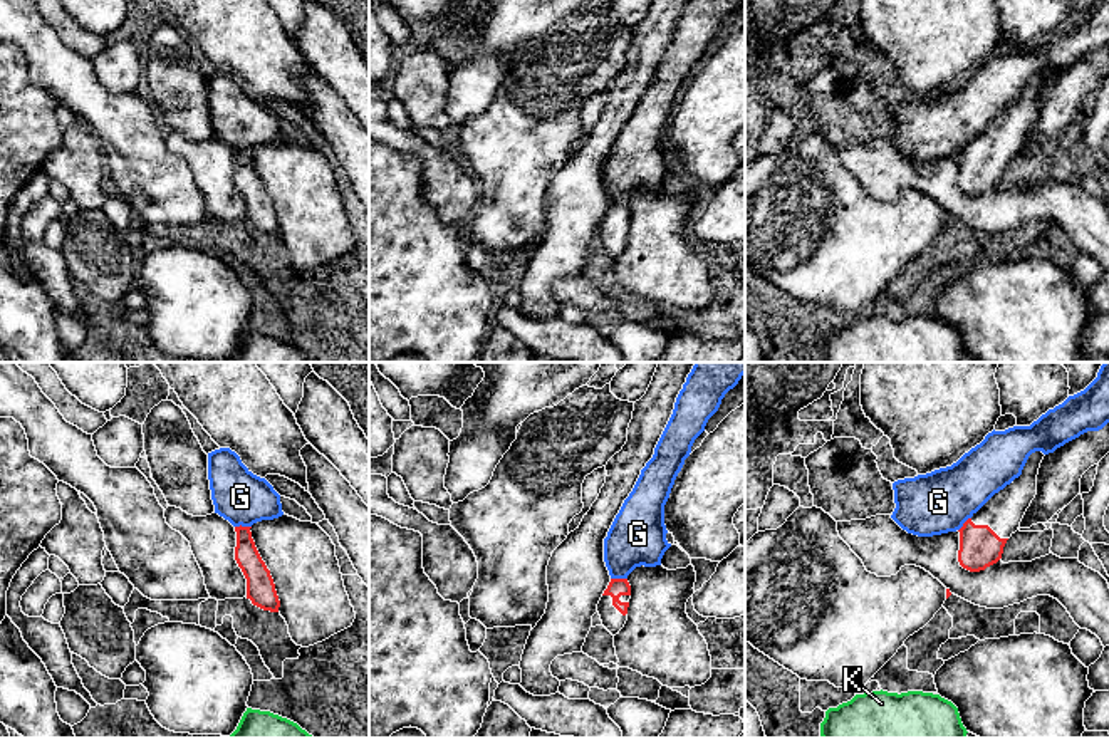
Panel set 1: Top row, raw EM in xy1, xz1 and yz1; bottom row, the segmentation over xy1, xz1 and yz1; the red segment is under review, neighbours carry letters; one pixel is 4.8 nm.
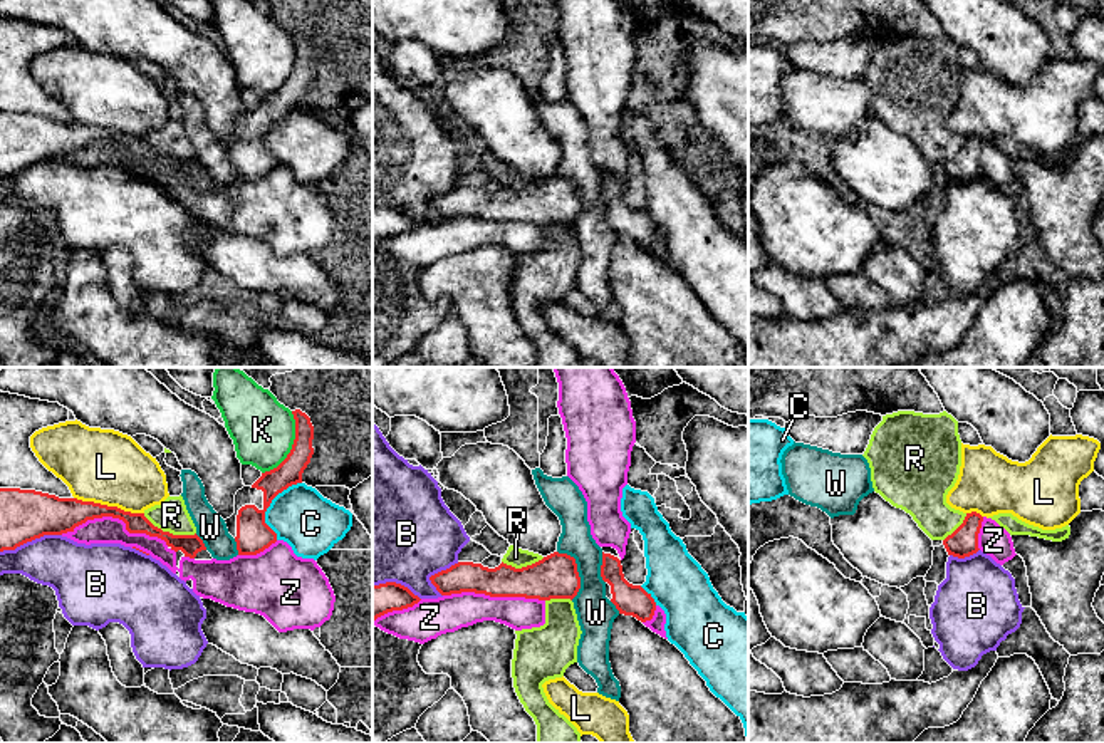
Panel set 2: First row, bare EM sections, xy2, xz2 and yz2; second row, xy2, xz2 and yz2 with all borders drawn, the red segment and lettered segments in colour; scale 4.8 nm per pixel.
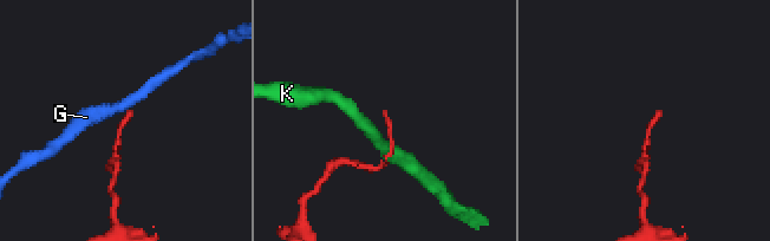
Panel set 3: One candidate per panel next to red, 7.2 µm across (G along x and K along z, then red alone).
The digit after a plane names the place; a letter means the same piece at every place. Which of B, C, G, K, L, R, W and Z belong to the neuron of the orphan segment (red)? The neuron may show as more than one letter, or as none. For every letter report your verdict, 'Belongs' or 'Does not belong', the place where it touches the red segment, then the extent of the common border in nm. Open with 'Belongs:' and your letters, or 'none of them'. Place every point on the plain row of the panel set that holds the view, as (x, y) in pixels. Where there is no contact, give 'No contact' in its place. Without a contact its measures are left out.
Belongs: none of them
B: Does not belong. Touches red at xy2 (31, 165). Shared border 300 nm
C: Does not belong. Touches red at xy2 (269, 129). Shared border 300 nm
G: Does not belong. Touches red at xy1 (240, 150). Shared border 80 nm
K: Does not belong. Touches red at xy2 (292, 71). Shared border 340 nm
L: Does not belong. Touches red at xy2 (109, 131). Shared border 340 nm
R: Does not belong. Touches red at xy2 (168, 156). Shared border 280 nm
W: Does not belong. Touches red at xz2 (576, 195). Shared border 260 nm
Z: Does not belong. Touches red at xy2 (116, 141). Shared border 500 nm

